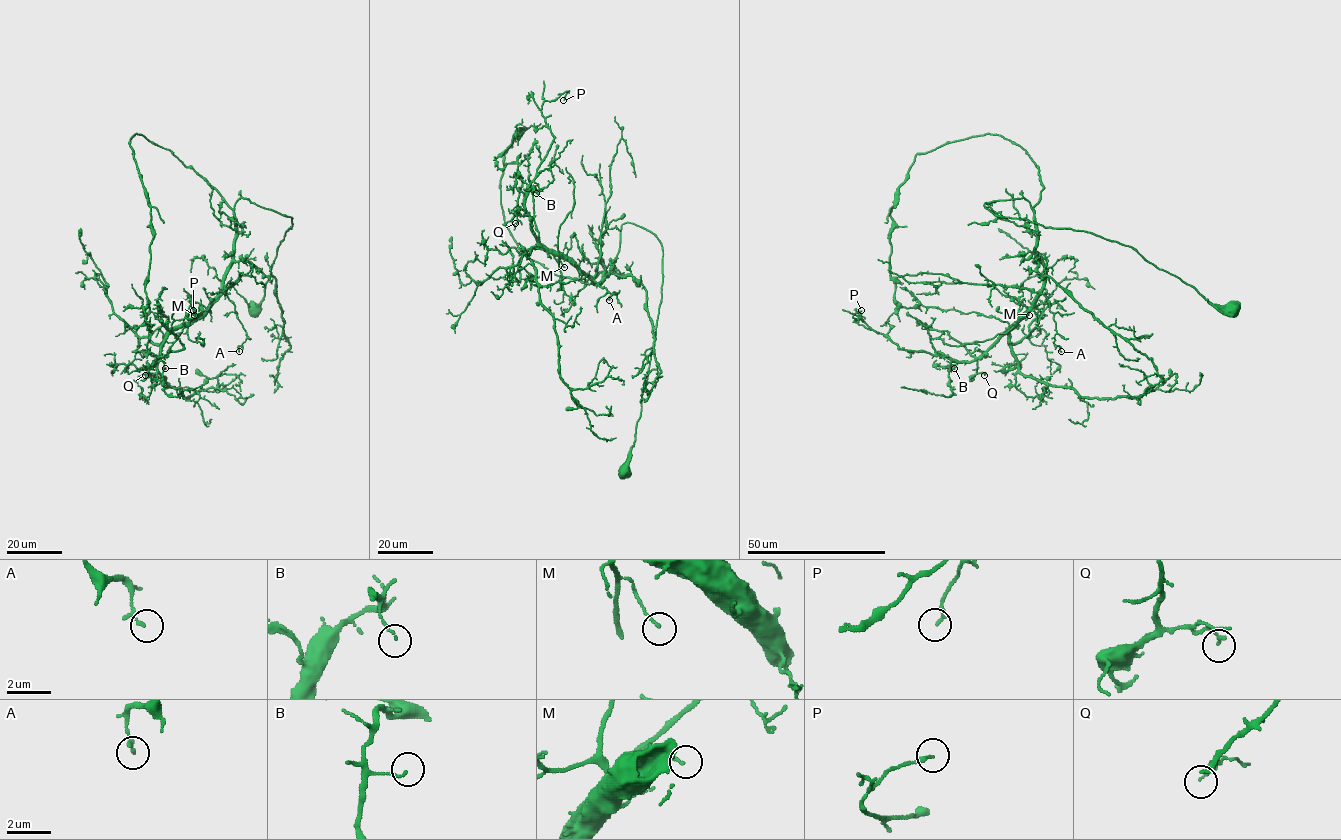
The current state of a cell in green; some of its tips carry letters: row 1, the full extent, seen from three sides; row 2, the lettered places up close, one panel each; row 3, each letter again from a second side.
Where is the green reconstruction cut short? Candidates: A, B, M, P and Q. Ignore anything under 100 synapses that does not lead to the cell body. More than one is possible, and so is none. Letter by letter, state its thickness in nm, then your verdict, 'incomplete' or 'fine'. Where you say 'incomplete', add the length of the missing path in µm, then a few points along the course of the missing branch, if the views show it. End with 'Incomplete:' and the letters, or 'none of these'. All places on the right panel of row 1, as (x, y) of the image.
A: 160 nm thick; fine
B: 100 nm thick; fine
M: 110 nm thick; fine
P: 190 nm thick; fine
Q: 120 nm thick; fine
Incomplete: none of these

